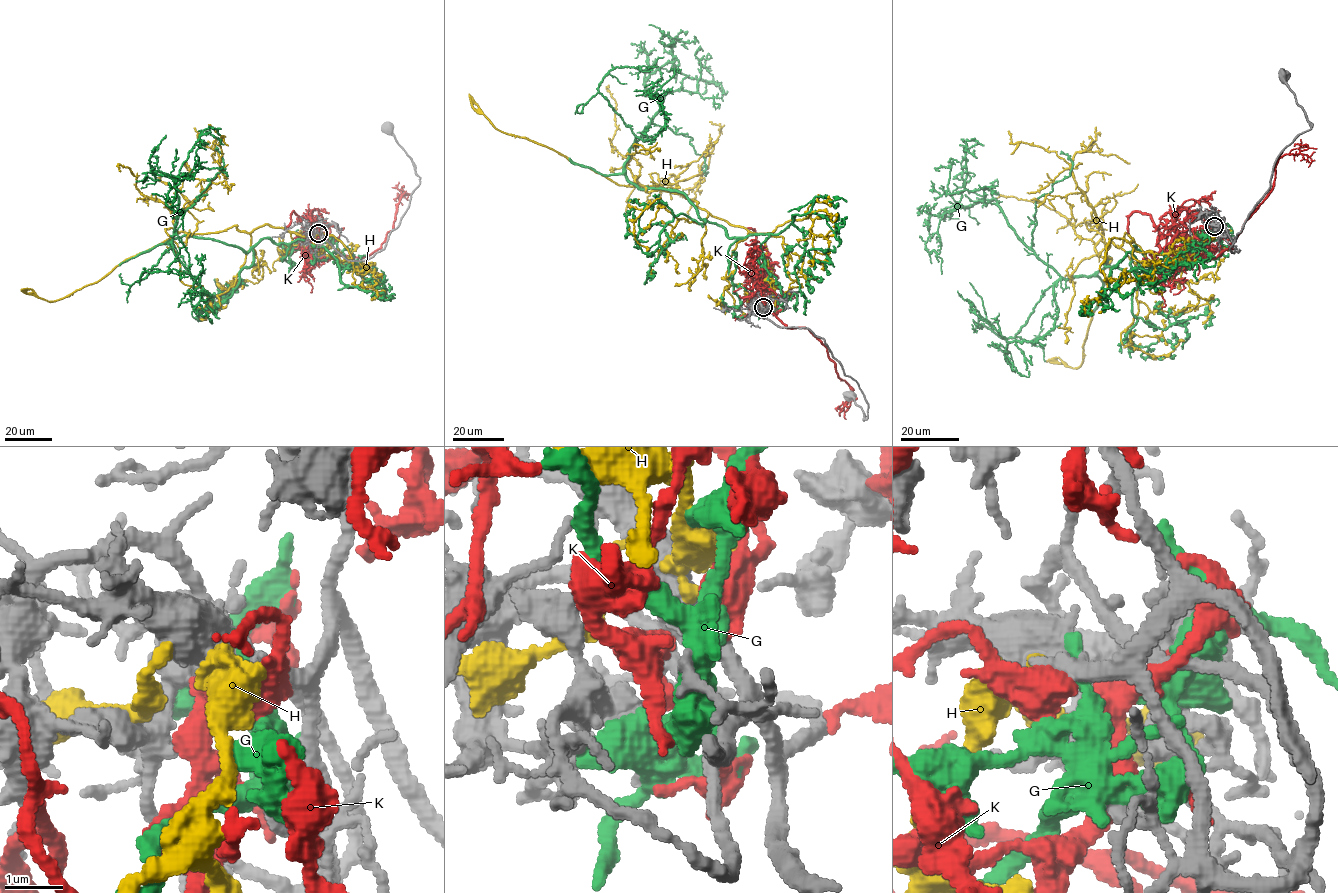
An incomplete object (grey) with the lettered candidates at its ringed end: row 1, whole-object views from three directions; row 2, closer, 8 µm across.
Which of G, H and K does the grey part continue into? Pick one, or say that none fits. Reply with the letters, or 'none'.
none

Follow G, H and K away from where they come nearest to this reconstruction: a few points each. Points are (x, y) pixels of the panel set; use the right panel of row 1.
G: (1215, 225), (1167, 265), (1143, 271), (1134, 247), (1129, 271), (1063, 278), (981, 200), (930, 215), (941, 274)
H: (1212, 225), (1161, 255), (1137, 251), (1126, 233), (1110, 242), (1081, 365), (1046, 361)
K: (1215, 226), (1209, 243), (1179, 252), (1233, 248), (1276, 163), (1308, 148), (1294, 146)

